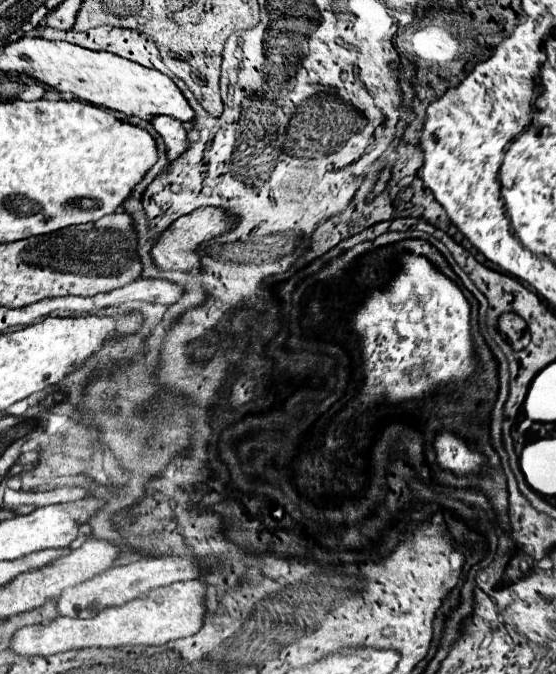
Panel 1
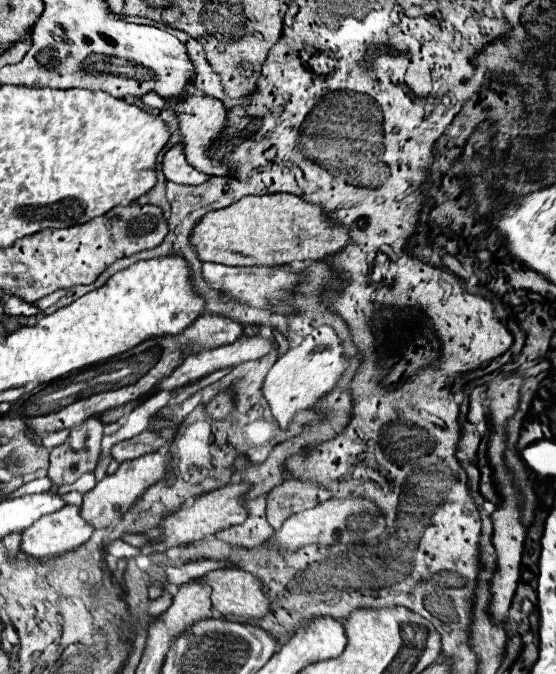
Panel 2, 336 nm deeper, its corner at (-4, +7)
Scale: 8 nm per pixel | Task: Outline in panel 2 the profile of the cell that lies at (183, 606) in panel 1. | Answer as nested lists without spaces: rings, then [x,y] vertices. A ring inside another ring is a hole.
[[[219,568],[195,578],[195,582],[211,586],[213,610],[221,616],[263,618],[269,612],[269,600],[263,594],[263,584],[251,572],[241,568]]]

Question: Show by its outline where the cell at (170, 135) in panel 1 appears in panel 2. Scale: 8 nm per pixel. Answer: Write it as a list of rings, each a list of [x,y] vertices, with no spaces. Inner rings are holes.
[[[175,144],[173,148],[167,150],[163,158],[163,174],[167,180],[179,182],[179,184],[201,184],[203,180],[207,180],[205,174],[197,172],[195,168],[187,164],[181,144]]]

